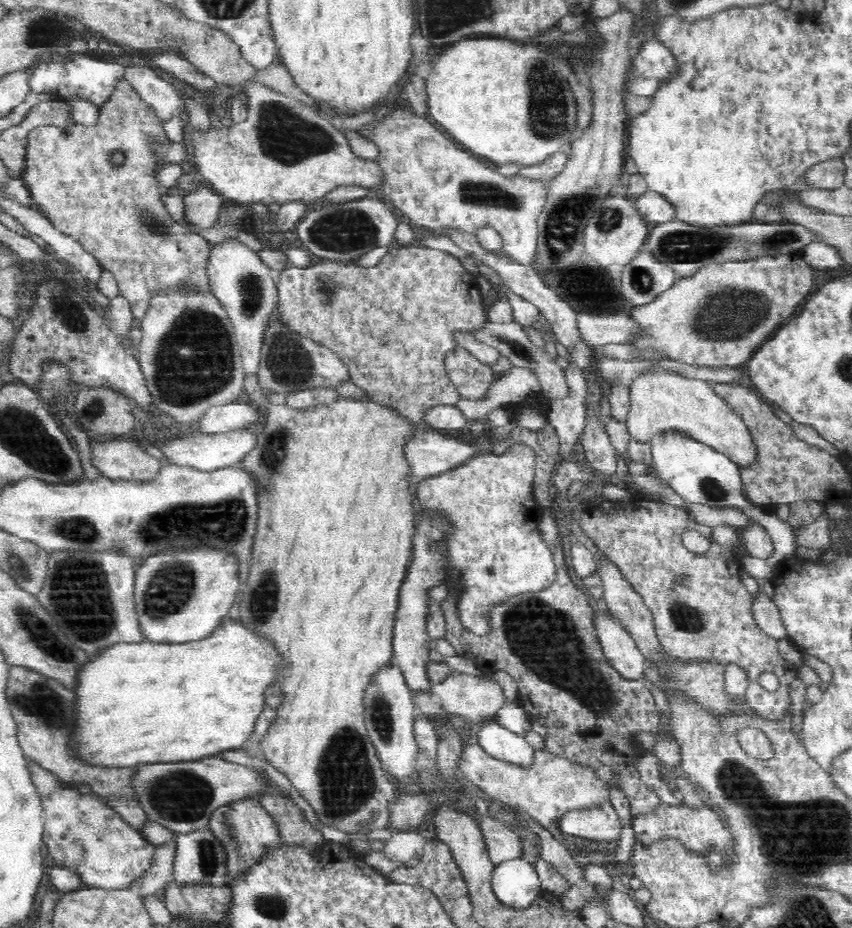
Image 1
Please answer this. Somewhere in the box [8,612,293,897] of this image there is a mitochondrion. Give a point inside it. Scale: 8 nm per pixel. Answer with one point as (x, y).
(182, 796)

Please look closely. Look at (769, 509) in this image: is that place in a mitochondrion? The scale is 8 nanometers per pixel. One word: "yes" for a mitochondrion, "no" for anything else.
no

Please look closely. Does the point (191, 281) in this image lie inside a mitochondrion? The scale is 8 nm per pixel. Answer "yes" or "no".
no

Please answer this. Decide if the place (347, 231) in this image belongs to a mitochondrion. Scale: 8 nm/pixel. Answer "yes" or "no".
yes

